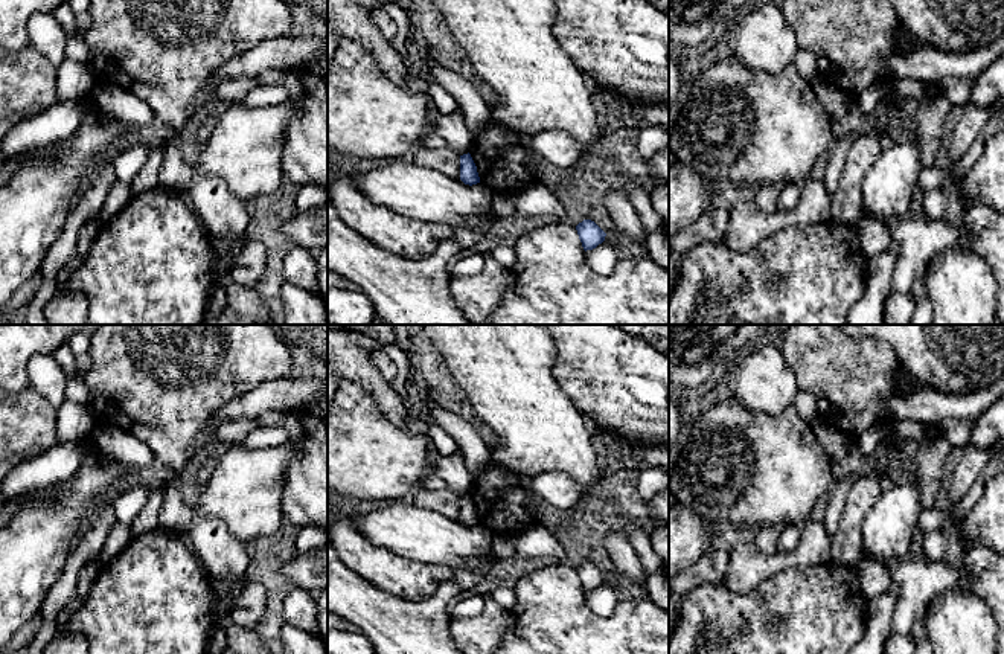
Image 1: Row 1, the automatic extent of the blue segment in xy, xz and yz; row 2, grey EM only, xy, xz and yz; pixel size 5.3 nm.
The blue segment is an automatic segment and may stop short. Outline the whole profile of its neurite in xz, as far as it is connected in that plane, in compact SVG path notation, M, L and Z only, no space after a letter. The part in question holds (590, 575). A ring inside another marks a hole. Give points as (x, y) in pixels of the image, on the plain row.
M584 561L576 567L584 591L593 591L605 582L606 575L591 561Z

